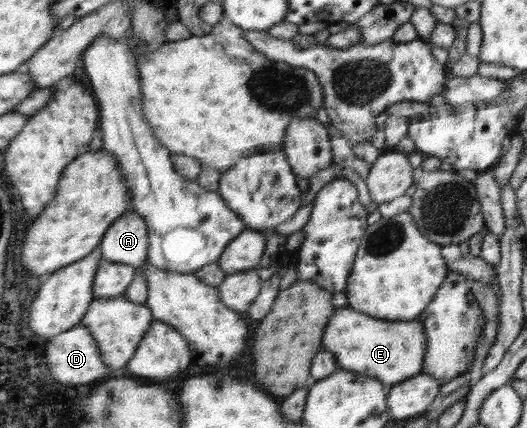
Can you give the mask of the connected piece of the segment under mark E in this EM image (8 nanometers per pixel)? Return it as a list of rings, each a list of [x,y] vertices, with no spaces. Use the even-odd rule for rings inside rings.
[[[350,307],[336,309],[326,325],[322,349],[336,356],[340,369],[354,370],[376,378],[387,385],[396,385],[422,374],[425,364],[426,332],[420,320],[390,321],[375,318]]]

